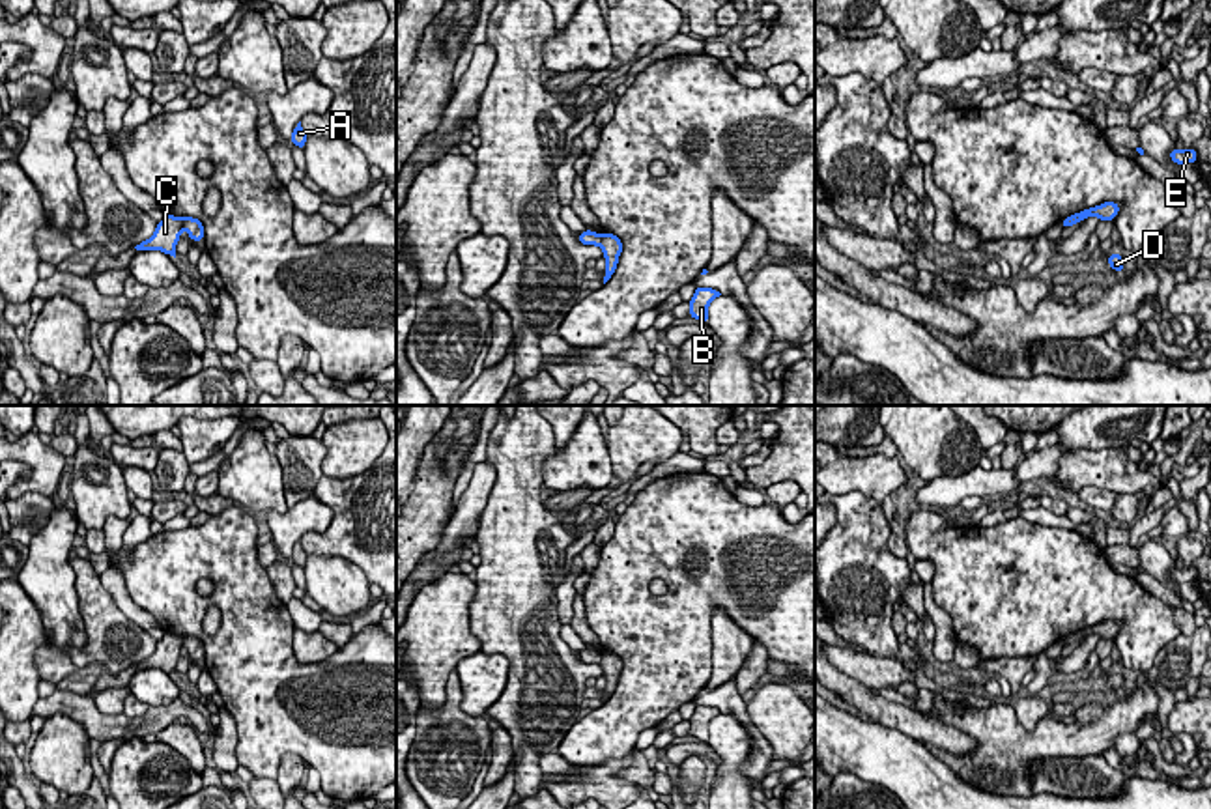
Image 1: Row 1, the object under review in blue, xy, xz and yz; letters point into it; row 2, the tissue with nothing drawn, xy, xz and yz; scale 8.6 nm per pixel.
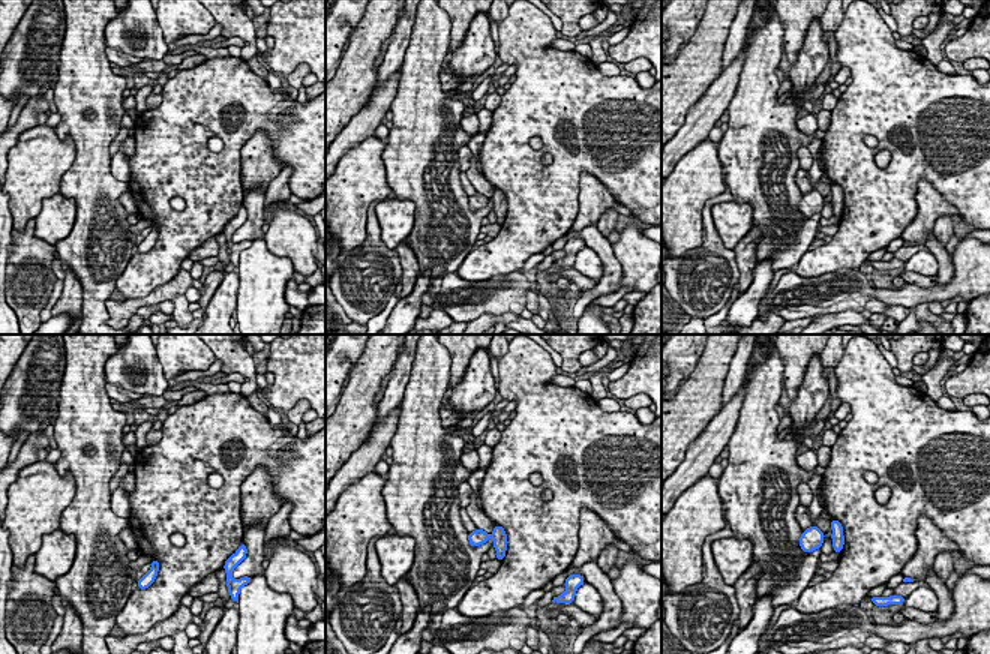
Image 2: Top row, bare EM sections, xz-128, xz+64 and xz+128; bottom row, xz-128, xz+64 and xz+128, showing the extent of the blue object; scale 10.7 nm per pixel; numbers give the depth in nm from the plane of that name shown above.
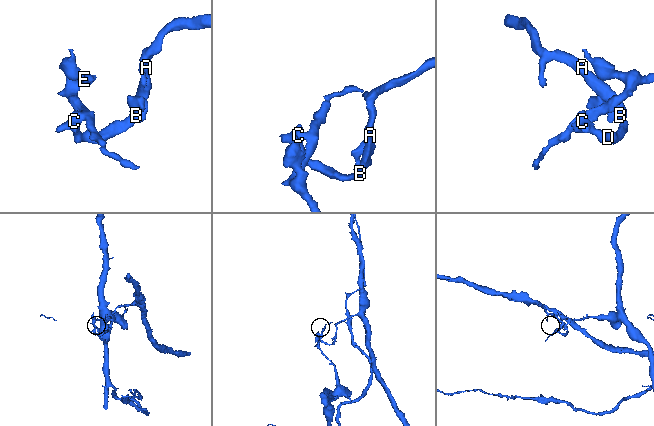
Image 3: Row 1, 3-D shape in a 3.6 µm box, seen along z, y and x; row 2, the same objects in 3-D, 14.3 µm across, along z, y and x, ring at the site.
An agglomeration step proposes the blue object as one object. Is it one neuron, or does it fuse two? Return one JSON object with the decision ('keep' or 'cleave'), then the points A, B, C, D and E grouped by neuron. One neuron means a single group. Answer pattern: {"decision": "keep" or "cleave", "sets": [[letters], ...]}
{"decision": "cleave", "sets": [["A", "B", "C", "D"], ["E"]]}

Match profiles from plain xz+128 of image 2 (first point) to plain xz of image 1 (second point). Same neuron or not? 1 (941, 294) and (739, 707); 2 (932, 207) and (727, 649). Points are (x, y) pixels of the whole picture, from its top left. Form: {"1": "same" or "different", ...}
{"1": "different", "2": "same"}

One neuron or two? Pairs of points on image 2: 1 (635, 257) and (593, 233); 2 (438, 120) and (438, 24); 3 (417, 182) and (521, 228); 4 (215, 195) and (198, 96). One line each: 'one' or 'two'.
1: two
2: one
3: two
4: one

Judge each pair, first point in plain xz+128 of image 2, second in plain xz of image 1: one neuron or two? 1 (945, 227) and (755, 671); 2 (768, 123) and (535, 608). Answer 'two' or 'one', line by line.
1: one
2: one

